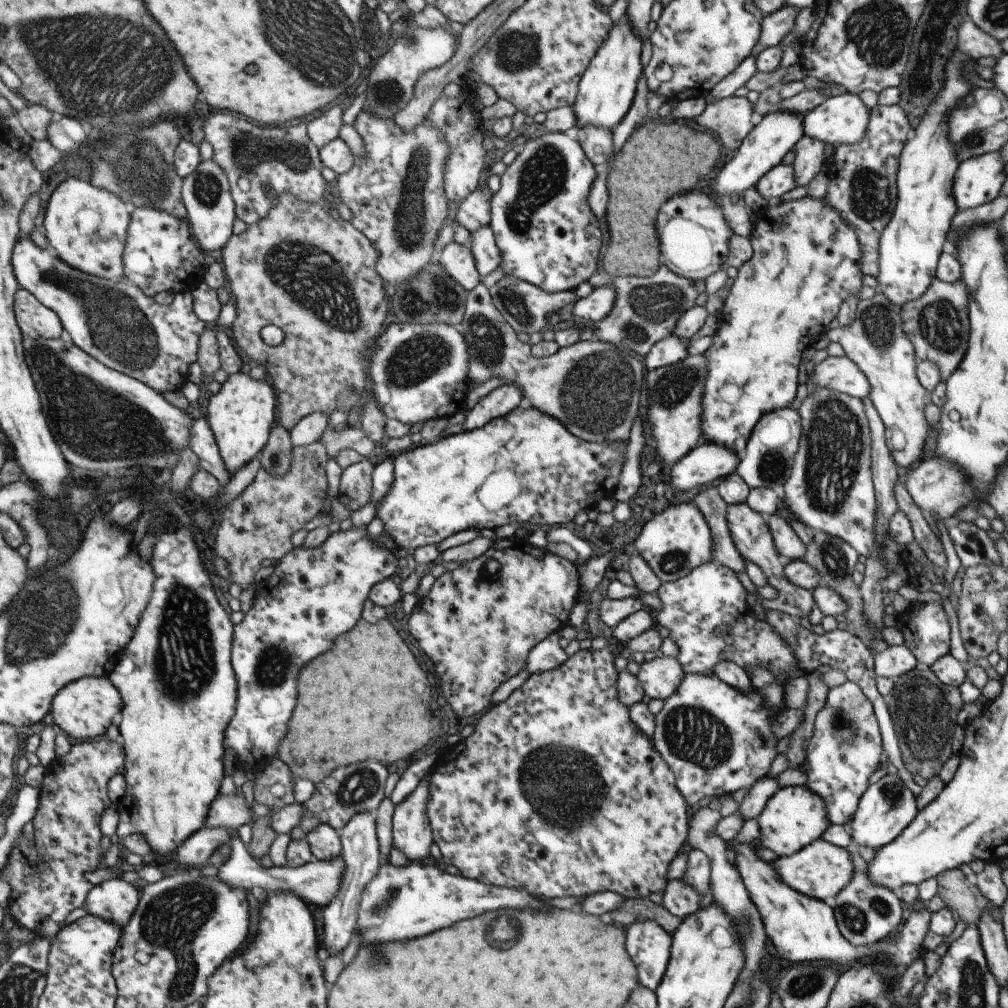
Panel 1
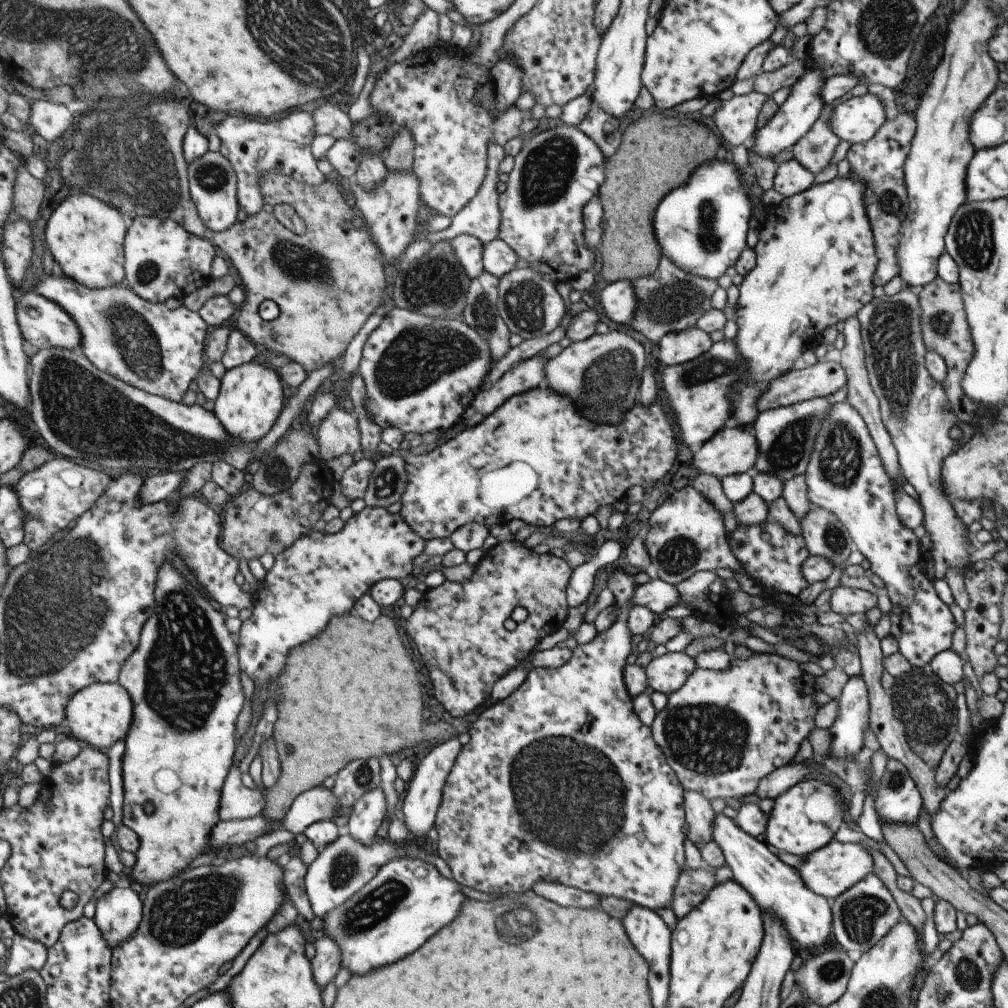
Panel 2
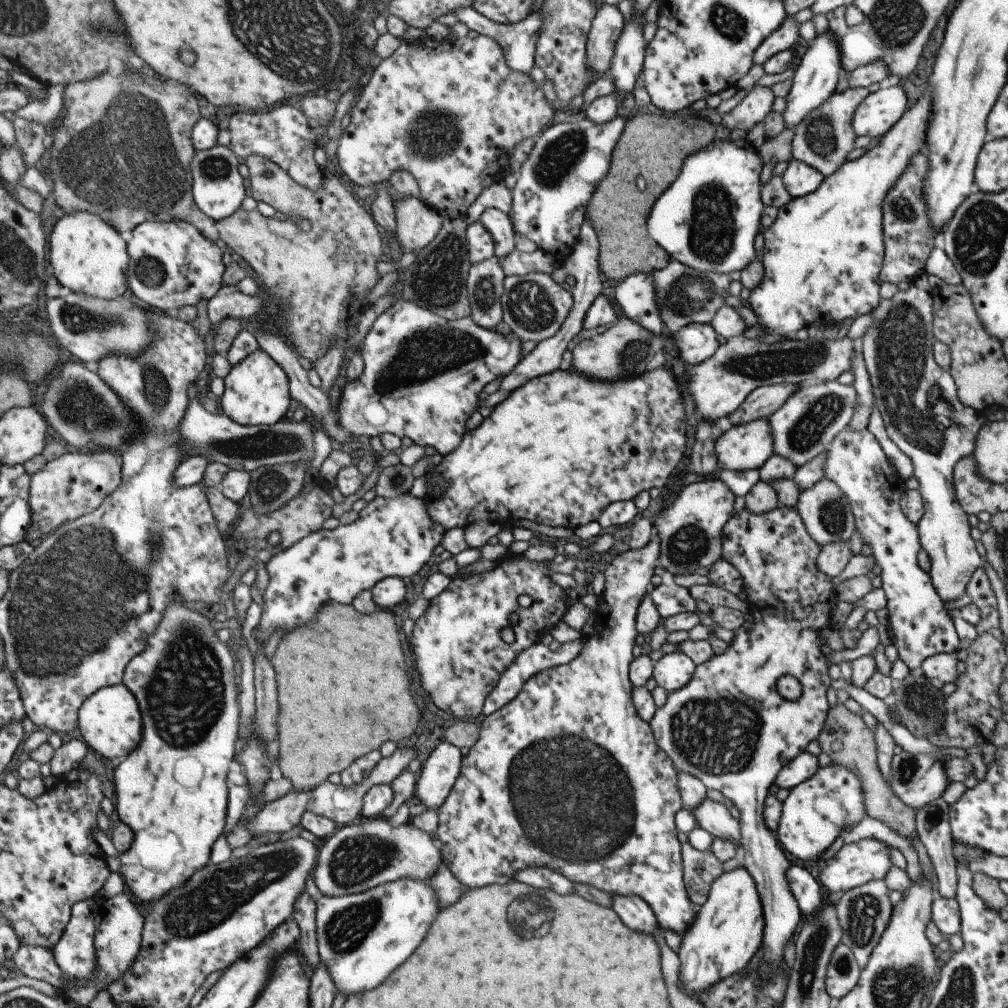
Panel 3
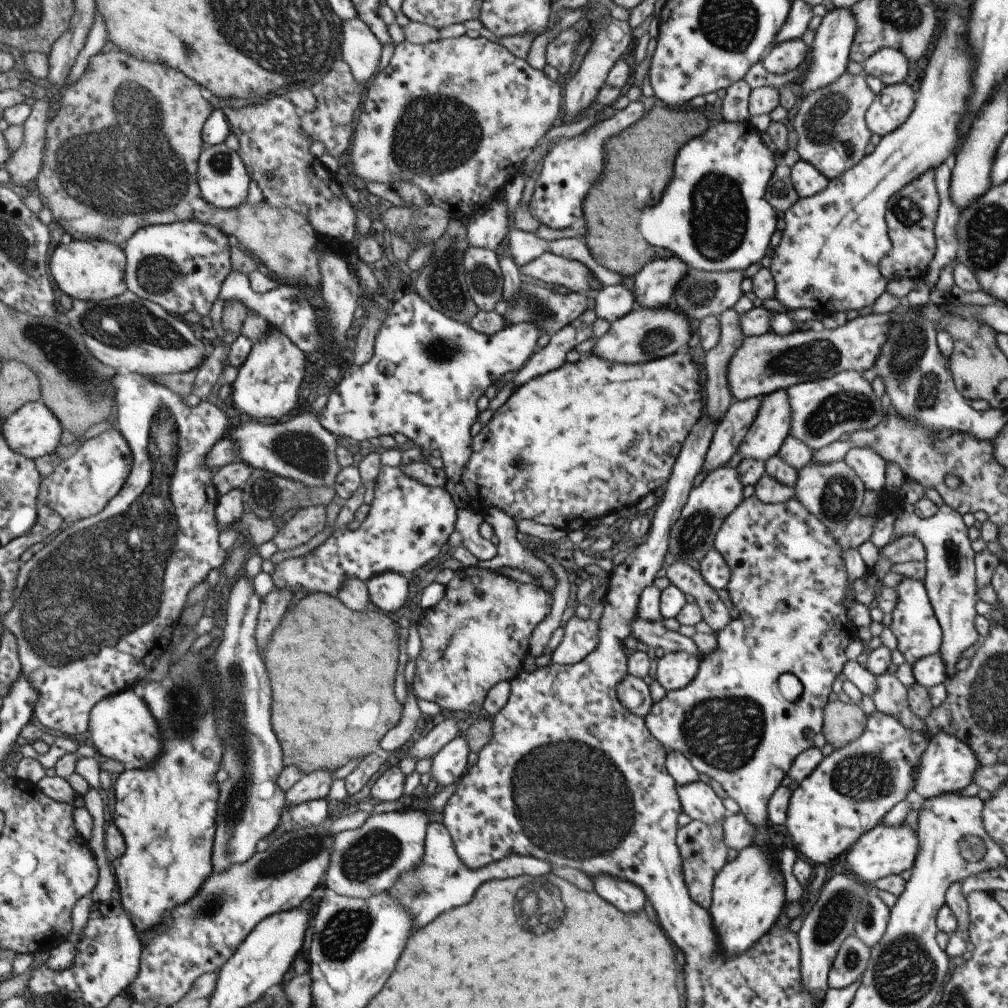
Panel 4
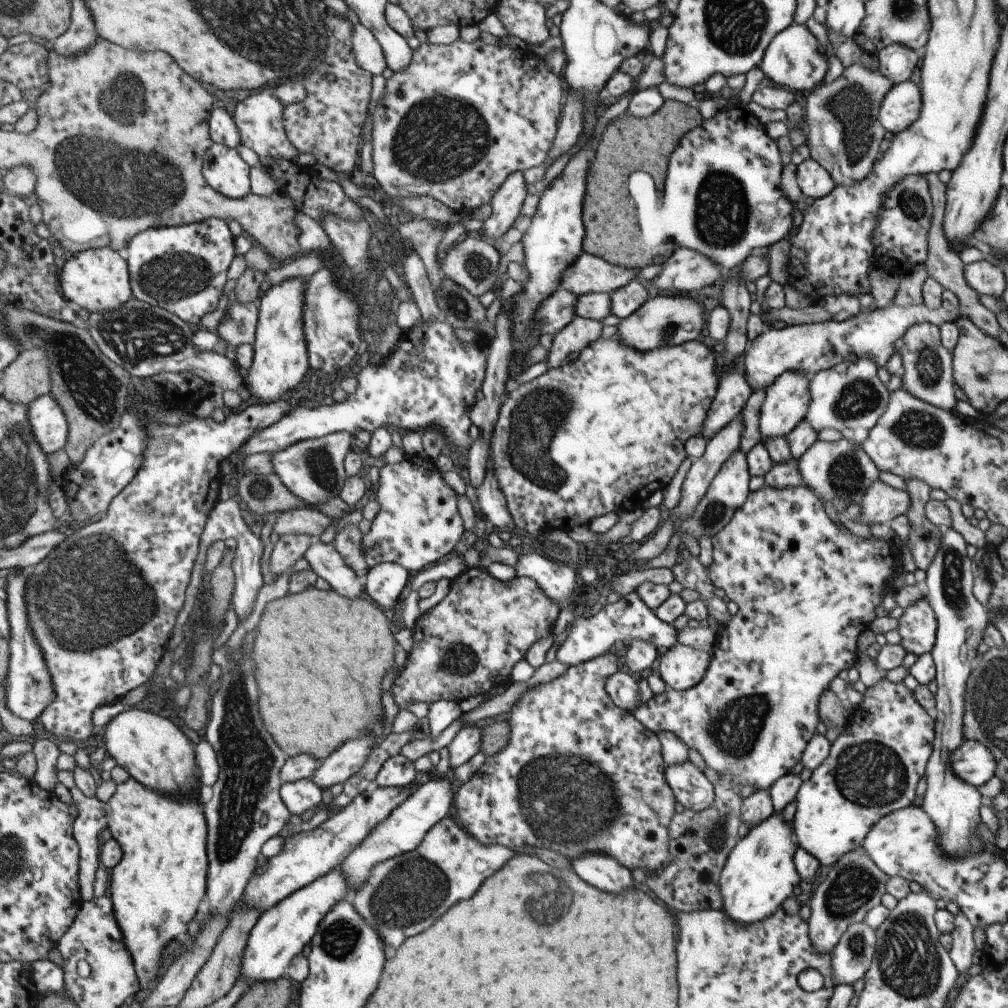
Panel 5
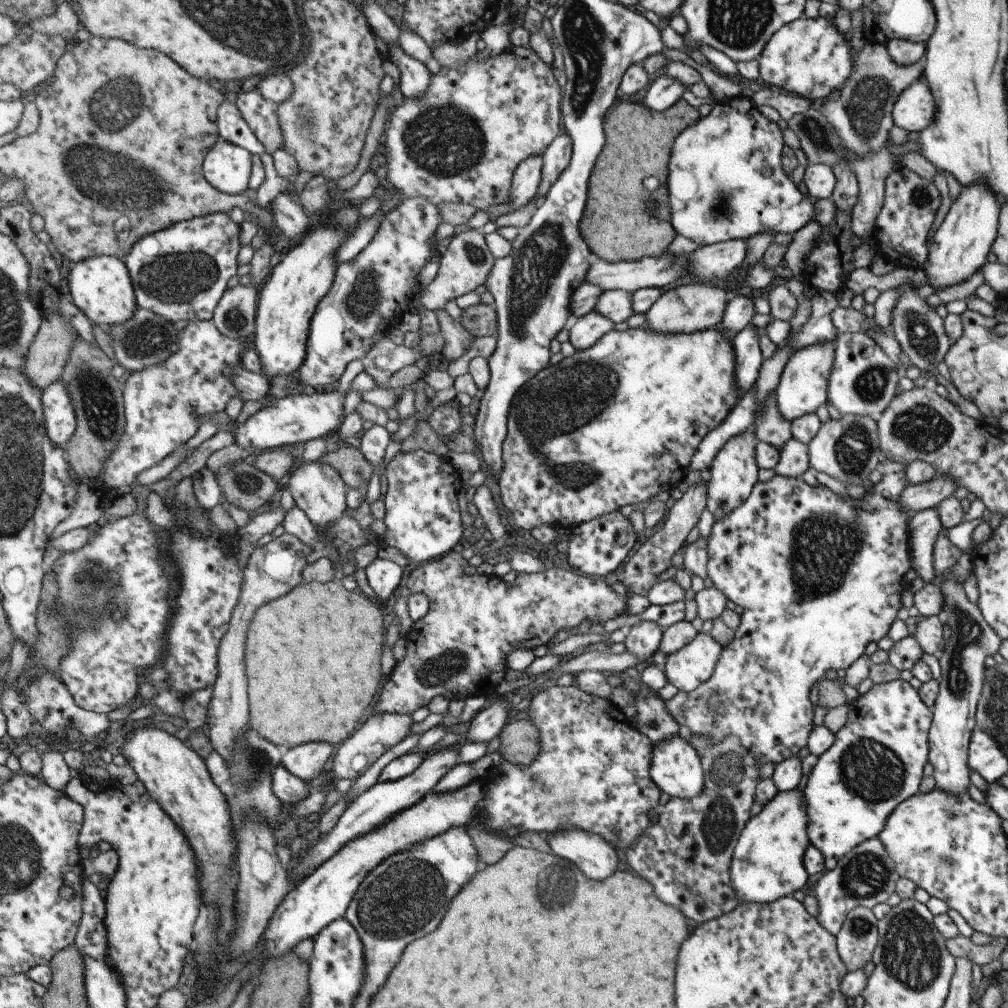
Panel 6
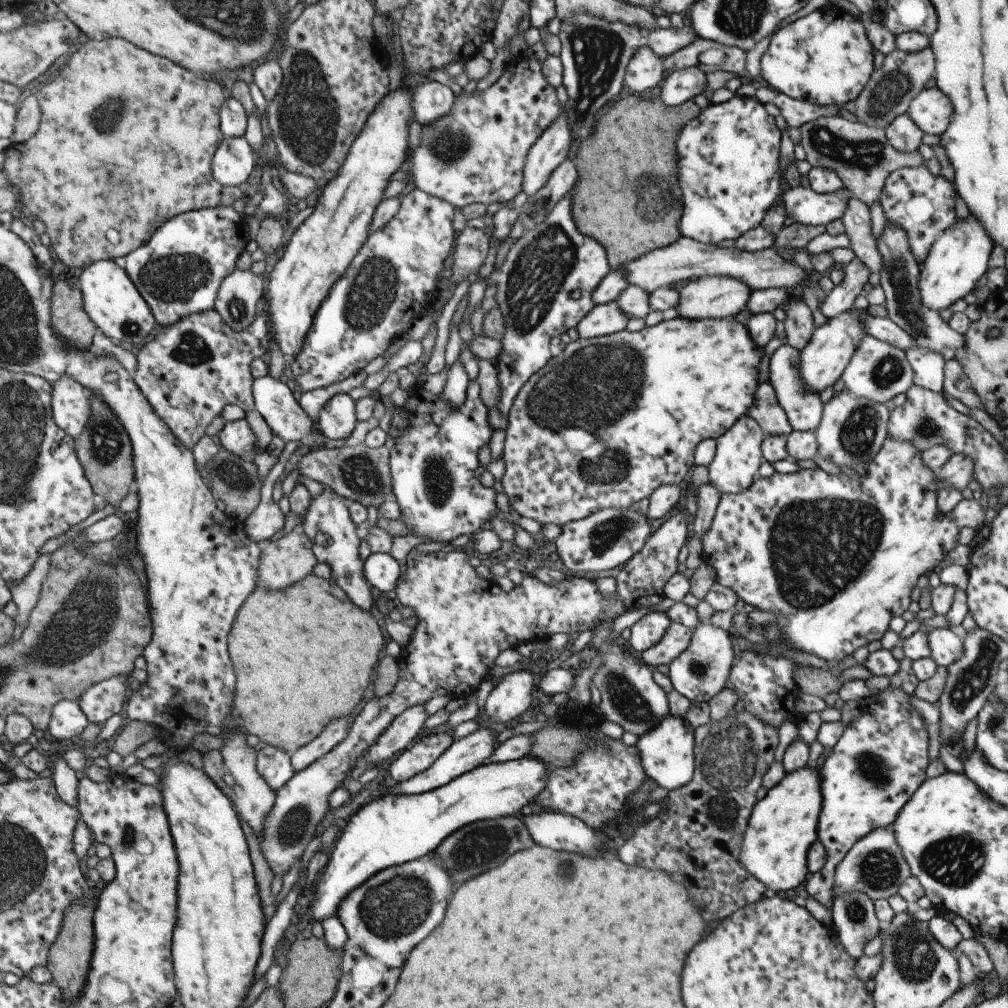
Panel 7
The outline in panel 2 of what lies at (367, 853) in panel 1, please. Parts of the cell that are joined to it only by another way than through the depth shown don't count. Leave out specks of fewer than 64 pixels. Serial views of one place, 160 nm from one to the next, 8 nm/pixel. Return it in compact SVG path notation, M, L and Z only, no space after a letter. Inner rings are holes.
M379 786L366 792L353 803L346 822L348 835L368 845L375 838L375 832L385 816L386 800ZM323 933L322 938L314 942L314 951L310 958L313 980L320 992L326 984L333 981L340 966L340 952L337 945Z

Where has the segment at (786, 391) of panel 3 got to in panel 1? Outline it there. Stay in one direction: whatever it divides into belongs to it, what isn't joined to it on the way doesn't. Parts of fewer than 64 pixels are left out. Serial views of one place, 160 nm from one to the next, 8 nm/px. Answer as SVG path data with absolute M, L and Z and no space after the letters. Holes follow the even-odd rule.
M845 356L825 358L815 365L809 380L815 386L829 388L859 400L867 398L871 390L861 370Z

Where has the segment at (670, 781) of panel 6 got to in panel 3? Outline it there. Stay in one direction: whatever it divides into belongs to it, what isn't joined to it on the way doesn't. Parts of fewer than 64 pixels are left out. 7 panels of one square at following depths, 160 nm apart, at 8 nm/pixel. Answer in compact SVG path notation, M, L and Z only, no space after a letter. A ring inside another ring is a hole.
M703 799L692 810L696 820L696 826L706 830L712 837L729 839L736 844L736 850L740 848L740 830L738 820L729 815L728 808L722 803L711 799Z

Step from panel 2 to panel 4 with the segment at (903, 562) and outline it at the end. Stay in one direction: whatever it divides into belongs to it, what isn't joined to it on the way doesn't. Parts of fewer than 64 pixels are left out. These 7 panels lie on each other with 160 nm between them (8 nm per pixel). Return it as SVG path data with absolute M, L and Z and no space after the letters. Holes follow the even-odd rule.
M867 446L850 447L843 458L845 466L849 466L855 476L861 480L864 490L886 492L885 460ZM902 576L895 586L897 599L895 607L891 610L891 625L888 627L896 639L896 649L905 658L905 663L915 664L919 658L935 655L941 646L941 630L931 609L923 582L915 578Z

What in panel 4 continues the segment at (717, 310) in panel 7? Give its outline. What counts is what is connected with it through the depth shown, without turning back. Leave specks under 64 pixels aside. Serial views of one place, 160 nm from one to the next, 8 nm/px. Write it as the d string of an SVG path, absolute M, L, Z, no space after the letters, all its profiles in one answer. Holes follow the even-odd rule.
M635 306L623 317L610 324L609 330L595 338L589 354L595 354L601 360L617 364L637 364L649 360L657 360L677 353L679 348L685 347L690 339L688 320L673 307L639 308Z

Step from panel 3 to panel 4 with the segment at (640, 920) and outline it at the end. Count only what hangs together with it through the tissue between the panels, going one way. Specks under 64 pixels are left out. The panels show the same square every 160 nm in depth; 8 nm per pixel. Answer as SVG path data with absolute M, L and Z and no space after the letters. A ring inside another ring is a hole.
M593 876L590 880L593 882L593 889L597 896L613 904L621 912L637 914L643 910L646 898L635 884L613 876Z

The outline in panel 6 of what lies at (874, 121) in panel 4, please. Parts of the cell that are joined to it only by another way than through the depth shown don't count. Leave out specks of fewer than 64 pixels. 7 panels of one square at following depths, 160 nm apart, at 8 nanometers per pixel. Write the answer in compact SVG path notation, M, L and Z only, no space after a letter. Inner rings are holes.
M919 81L901 91L892 108L892 123L907 132L920 132L927 128L935 112L929 88Z

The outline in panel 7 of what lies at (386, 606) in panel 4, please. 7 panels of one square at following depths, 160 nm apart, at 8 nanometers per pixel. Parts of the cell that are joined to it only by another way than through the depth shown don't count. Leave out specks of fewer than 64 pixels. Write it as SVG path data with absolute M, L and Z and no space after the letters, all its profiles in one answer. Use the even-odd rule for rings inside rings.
M371 553L364 560L362 573L372 590L390 596L400 578L397 561L389 553Z

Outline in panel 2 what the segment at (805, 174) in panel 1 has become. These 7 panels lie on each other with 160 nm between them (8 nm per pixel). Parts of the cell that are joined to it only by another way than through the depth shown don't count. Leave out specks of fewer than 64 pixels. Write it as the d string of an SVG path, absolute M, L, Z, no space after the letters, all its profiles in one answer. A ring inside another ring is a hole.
M823 105L817 120L790 149L792 158L814 175L827 167L836 144L840 141L830 127L834 105Z

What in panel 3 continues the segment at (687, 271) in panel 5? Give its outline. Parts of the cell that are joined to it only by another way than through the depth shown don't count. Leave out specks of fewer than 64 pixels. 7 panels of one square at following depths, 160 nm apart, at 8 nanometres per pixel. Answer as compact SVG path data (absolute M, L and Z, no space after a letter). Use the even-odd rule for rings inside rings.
M633 273L618 281L613 301L629 320L639 323L652 335L661 335L662 320L655 300L651 274Z

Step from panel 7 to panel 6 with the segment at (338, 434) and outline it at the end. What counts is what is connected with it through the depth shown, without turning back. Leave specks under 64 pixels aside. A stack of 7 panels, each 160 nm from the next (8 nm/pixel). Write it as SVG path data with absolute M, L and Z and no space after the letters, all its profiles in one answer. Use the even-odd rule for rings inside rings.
M351 360L341 376L339 376L336 389L323 393L318 391L313 394L301 394L298 390L289 392L286 397L277 400L271 408L260 408L249 418L239 422L235 430L235 445L240 447L253 447L256 452L269 450L269 448L279 448L279 446L289 446L298 442L305 443L312 438L321 438L330 433L337 432L343 423L343 398L352 380L363 371L363 366L359 360Z

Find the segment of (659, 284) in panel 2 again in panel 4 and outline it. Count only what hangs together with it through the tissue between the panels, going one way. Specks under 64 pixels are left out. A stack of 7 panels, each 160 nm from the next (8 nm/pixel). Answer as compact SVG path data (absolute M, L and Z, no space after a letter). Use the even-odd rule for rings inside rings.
M687 268L683 278L675 286L670 306L683 314L688 321L701 321L707 316L719 317L725 310L731 309L737 298L743 295L740 284L744 276L744 270L704 272Z

